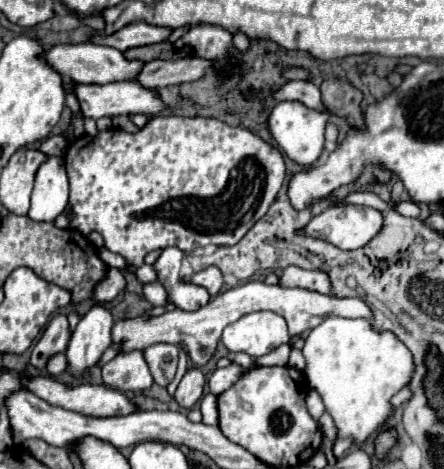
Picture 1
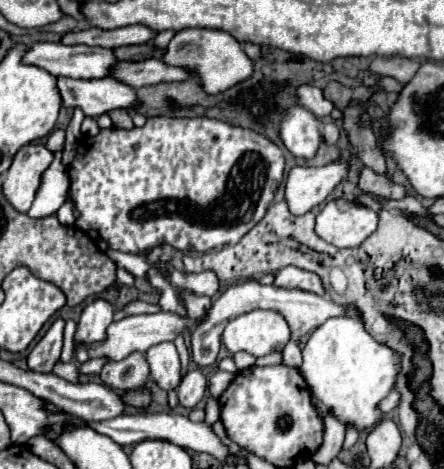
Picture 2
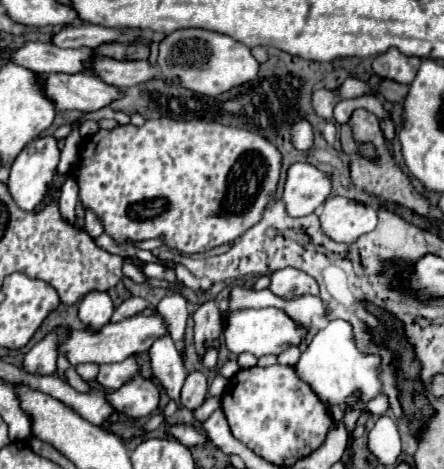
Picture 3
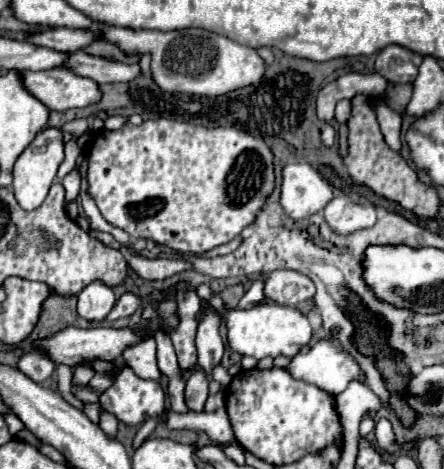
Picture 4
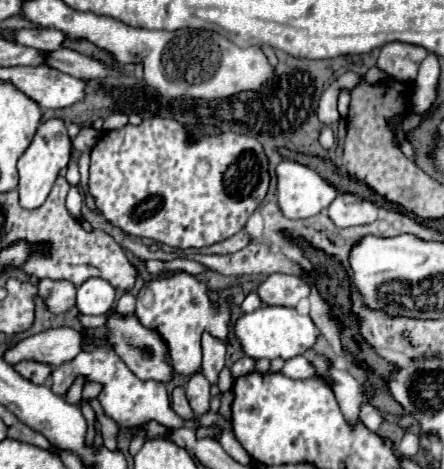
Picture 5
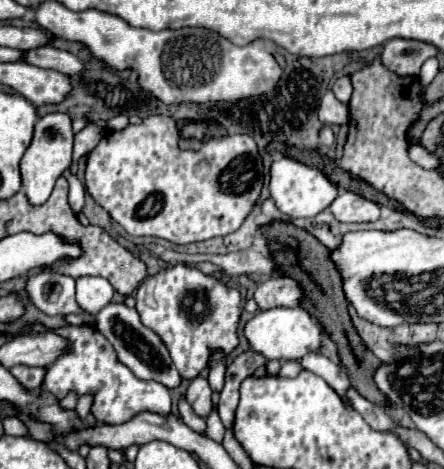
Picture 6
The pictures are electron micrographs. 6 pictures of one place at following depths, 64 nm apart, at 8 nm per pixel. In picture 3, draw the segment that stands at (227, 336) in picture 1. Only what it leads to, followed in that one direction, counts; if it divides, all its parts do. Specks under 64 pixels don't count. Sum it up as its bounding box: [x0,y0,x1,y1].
[218,300,308,358]

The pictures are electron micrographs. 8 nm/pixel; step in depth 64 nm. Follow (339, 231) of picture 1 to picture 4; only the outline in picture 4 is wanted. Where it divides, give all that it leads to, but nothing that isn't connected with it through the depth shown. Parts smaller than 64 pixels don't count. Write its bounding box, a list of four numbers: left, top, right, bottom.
[324,194,376,234]

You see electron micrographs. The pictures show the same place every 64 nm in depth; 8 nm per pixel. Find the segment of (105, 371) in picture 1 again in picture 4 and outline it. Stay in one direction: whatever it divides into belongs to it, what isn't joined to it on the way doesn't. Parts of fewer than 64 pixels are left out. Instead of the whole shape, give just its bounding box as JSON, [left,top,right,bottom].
[88,374,112,394]

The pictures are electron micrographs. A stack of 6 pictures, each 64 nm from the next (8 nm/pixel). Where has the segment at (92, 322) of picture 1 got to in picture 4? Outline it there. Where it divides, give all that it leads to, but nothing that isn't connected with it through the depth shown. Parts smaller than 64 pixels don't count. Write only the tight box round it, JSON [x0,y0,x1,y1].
[78,282,116,322]

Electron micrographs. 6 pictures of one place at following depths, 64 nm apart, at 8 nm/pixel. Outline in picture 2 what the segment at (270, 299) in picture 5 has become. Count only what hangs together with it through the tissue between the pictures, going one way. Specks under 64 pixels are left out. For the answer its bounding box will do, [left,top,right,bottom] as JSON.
[274,266,324,296]

